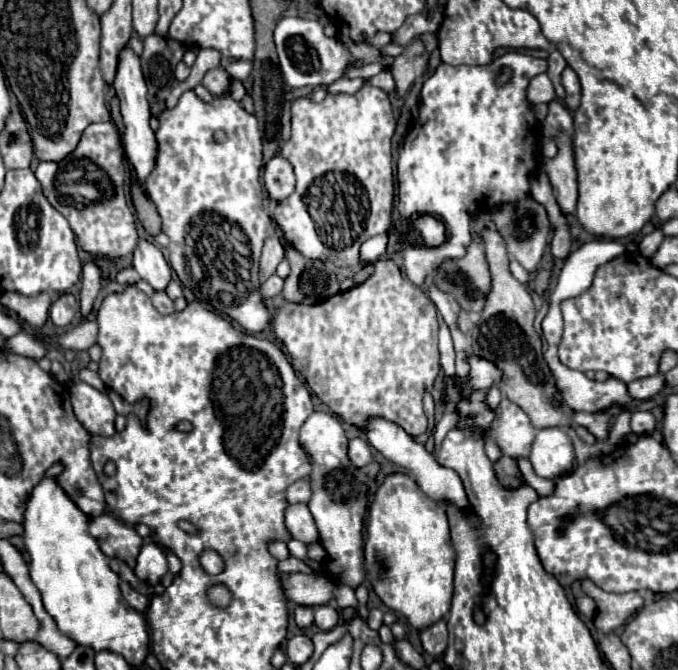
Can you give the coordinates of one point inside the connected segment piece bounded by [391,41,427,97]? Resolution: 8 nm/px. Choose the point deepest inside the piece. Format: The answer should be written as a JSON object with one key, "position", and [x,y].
{"position":[413,60]}

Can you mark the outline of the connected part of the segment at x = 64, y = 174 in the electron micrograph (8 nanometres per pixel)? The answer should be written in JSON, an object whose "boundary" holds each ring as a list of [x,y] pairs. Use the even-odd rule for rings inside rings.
{"boundary":[[[91,123],[71,155],[57,163],[39,161],[35,177],[41,181],[47,201],[69,221],[77,245],[85,253],[97,259],[119,259],[131,253],[137,243],[137,229],[123,193],[123,145],[115,123]]]}

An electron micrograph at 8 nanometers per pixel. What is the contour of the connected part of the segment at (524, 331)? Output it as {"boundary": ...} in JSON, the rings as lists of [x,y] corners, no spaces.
{"boundary":[[[495,229],[483,231],[487,261],[491,269],[491,295],[487,297],[487,307],[473,333],[469,333],[469,343],[473,353],[493,361],[503,371],[503,381],[499,389],[517,403],[531,419],[533,427],[569,427],[573,423],[573,409],[557,399],[557,385],[551,369],[547,367],[541,351],[541,337],[533,327],[535,305],[525,289],[509,271],[509,253],[503,237]]]}

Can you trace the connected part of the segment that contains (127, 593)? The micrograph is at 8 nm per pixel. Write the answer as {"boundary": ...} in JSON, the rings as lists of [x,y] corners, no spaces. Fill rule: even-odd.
{"boundary":[[[121,581],[119,585],[121,585],[121,593],[123,593],[123,597],[127,599],[127,603],[129,603],[133,609],[137,609],[137,611],[145,611],[145,607],[149,605],[149,599],[147,599],[145,595],[137,593],[135,589],[131,589],[131,585],[125,583],[125,581]]]}

